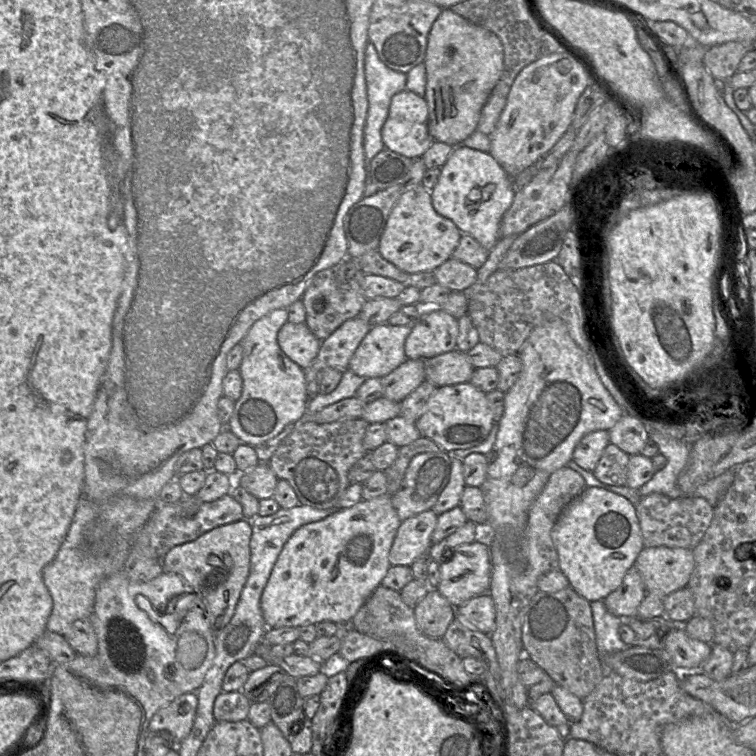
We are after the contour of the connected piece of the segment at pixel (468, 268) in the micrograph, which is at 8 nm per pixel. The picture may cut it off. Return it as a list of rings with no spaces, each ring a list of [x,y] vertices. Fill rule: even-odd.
[[[448,259],[434,270],[436,282],[452,291],[464,291],[477,280],[477,270],[471,265]]]

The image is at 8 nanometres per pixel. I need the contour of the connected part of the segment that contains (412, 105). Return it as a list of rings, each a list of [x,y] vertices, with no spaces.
[[[407,89],[395,94],[382,128],[385,148],[410,159],[421,159],[434,139],[428,129],[428,106],[423,96]]]

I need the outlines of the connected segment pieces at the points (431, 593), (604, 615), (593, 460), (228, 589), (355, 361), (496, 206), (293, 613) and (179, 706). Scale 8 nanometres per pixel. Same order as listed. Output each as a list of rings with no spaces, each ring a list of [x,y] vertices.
[[[429,589],[414,607],[414,616],[423,634],[440,639],[455,619],[456,609],[437,589]]]
[[[603,600],[592,601],[590,602],[590,606],[595,629],[597,649],[600,655],[606,655],[611,652],[622,651],[632,647],[623,642],[619,636],[619,627],[622,623],[624,623],[622,618],[611,614],[607,610]]]
[[[606,430],[588,433],[576,445],[572,460],[581,468],[593,472],[609,443],[609,433]]]
[[[243,518],[216,527],[191,542],[170,549],[162,559],[163,570],[182,576],[204,604],[212,629],[224,628],[234,615],[241,591],[250,572],[252,526]]]
[[[412,325],[372,326],[350,359],[348,370],[365,379],[388,375],[407,359],[404,344],[411,330]]]
[[[454,146],[446,163],[441,167],[439,179],[431,190],[435,211],[450,219],[462,232],[477,240],[490,251],[500,239],[500,222],[511,206],[516,187],[502,166],[490,152],[467,146]]]
[[[385,494],[370,500],[362,499],[352,507],[340,509],[322,520],[298,528],[284,544],[261,596],[260,605],[267,628],[301,627],[316,625],[323,621],[331,621],[340,626],[349,626],[357,611],[364,605],[373,591],[381,585],[381,581],[390,568],[389,552],[401,522],[392,505],[391,495]]]
[[[195,692],[185,693],[177,697],[153,715],[148,725],[149,731],[169,731],[178,747],[192,729],[197,705],[198,698]]]

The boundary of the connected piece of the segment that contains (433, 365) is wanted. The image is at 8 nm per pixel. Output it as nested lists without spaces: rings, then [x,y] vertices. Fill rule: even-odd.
[[[457,349],[424,361],[425,380],[436,387],[469,382],[474,369],[466,353]]]

